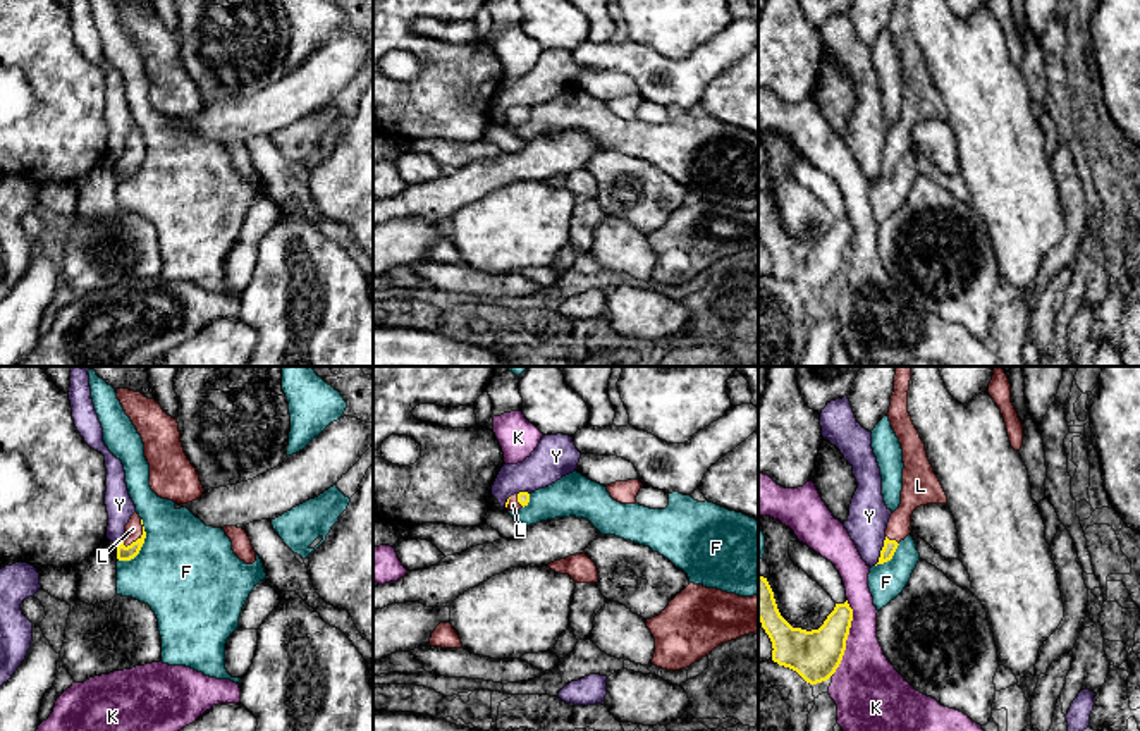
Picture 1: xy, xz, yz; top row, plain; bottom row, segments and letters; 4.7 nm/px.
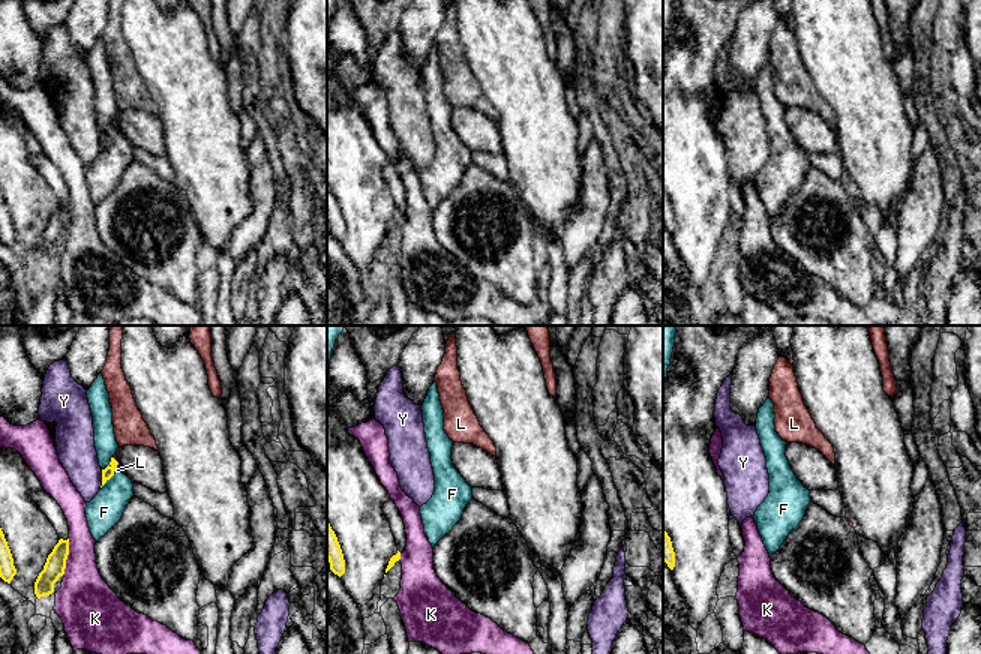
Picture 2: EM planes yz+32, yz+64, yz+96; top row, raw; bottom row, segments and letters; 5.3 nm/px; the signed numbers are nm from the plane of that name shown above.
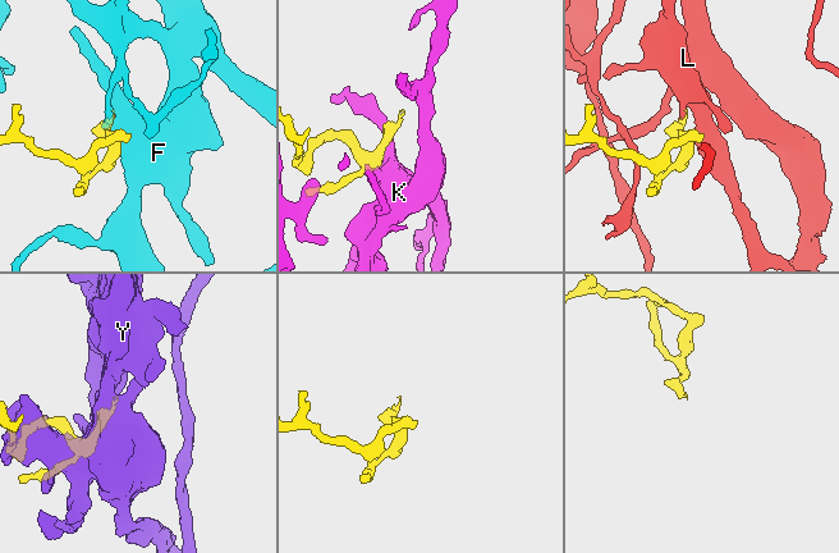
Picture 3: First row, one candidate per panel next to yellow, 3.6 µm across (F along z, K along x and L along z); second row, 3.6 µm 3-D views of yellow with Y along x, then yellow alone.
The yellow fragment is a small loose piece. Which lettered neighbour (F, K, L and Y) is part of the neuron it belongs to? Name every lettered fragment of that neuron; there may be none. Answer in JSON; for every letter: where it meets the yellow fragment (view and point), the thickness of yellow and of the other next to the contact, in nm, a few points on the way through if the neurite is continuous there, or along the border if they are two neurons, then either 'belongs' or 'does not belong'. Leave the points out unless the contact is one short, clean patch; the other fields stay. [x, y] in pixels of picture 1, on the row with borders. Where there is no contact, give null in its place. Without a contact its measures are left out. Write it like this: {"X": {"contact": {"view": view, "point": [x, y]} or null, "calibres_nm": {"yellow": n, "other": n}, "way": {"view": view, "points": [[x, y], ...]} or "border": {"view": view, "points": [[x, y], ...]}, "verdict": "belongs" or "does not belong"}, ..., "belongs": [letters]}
{"F": {"contact": {"view": "xy", "point": [141, 546]}, "calibres_nm": {"yellow": 70, "other": 480}, "verdict": "does not belong"}, "K": {"contact": {"view": "yz", "point": [846, 637]}, "calibres_nm": {"yellow": 240, "other": 320}, "verdict": "does not belong"}, "L": {"contact": {"view": "xy", "point": [141, 535]}, "calibres_nm": {"yellow": 70, "other": 80}, "way": {"view": "xy", "points": [[131, 551], [131, 546], [141, 535], [133, 528]]}, "verdict": "belongs"}, "Y": {"contact": {"view": "yz", "point": [881, 551]}, "calibres_nm": {"yellow": 70, "other": 190}, "verdict": "does not belong"}, "belongs": ["L"]}

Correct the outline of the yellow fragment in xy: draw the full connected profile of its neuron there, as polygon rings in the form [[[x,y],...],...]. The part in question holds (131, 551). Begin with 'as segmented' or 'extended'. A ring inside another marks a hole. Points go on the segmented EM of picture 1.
extended; [[[134,513],[126,525],[126,537],[124,542],[117,547],[117,559],[119,561],[131,561],[134,559],[146,538],[146,531],[143,526],[143,519],[138,513]]]

